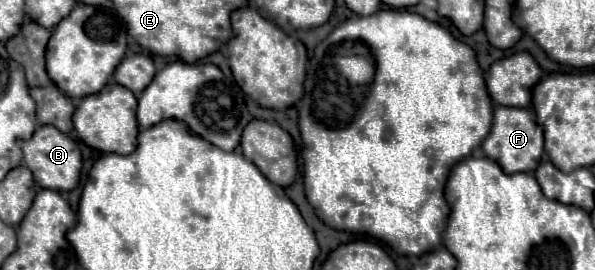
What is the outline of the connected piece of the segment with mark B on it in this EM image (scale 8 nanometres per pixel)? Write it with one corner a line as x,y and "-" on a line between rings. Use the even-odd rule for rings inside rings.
42,125
34,131
30,139
20,143
20,147
24,151
24,163
32,171
34,181
40,187
54,189
54,191
72,191
78,185
82,155
80,155
80,145
70,135
58,131
52,125

